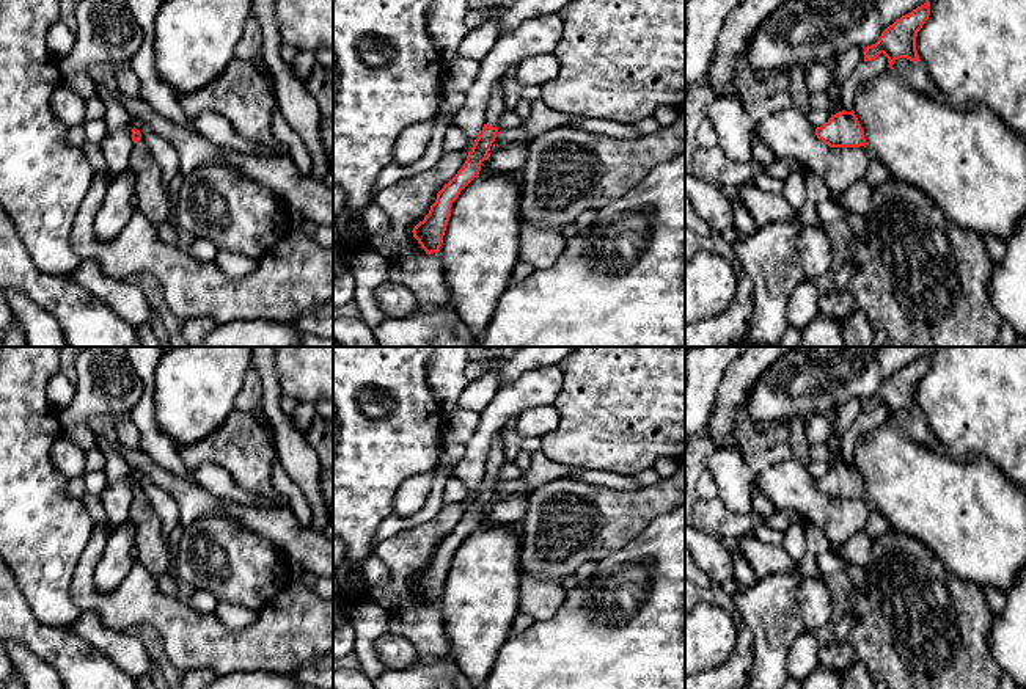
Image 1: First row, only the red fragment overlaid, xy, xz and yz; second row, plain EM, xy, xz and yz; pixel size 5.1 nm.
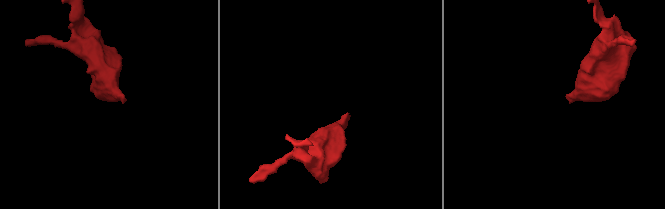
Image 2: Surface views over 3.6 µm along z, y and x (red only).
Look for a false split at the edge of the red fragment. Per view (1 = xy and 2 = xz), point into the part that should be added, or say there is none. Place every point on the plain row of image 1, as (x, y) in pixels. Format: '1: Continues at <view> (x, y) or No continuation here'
1: Continues at xy (153, 551)
2: Continues at xz (497, 459)

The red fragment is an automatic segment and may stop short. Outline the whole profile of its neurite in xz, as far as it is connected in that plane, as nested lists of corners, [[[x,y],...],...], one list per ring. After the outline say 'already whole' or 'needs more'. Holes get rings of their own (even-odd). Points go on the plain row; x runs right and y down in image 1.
[[[501,433],[495,436],[490,446],[486,463],[486,476],[475,491],[471,502],[467,507],[464,518],[457,526],[443,537],[437,545],[435,554],[429,565],[413,579],[413,589],[418,592],[426,606],[438,604],[443,595],[443,587],[451,568],[453,554],[460,543],[479,526],[481,516],[487,512],[492,494],[498,485],[498,474],[501,466],[508,461]]]; needs more

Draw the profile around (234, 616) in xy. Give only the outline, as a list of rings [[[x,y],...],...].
[[[226,601],[218,603],[214,614],[231,629],[247,628],[253,625],[259,615],[258,611]]]

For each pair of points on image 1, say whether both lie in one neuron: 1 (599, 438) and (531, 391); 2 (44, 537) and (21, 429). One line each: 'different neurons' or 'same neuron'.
1: different neurons
2: same neuron

